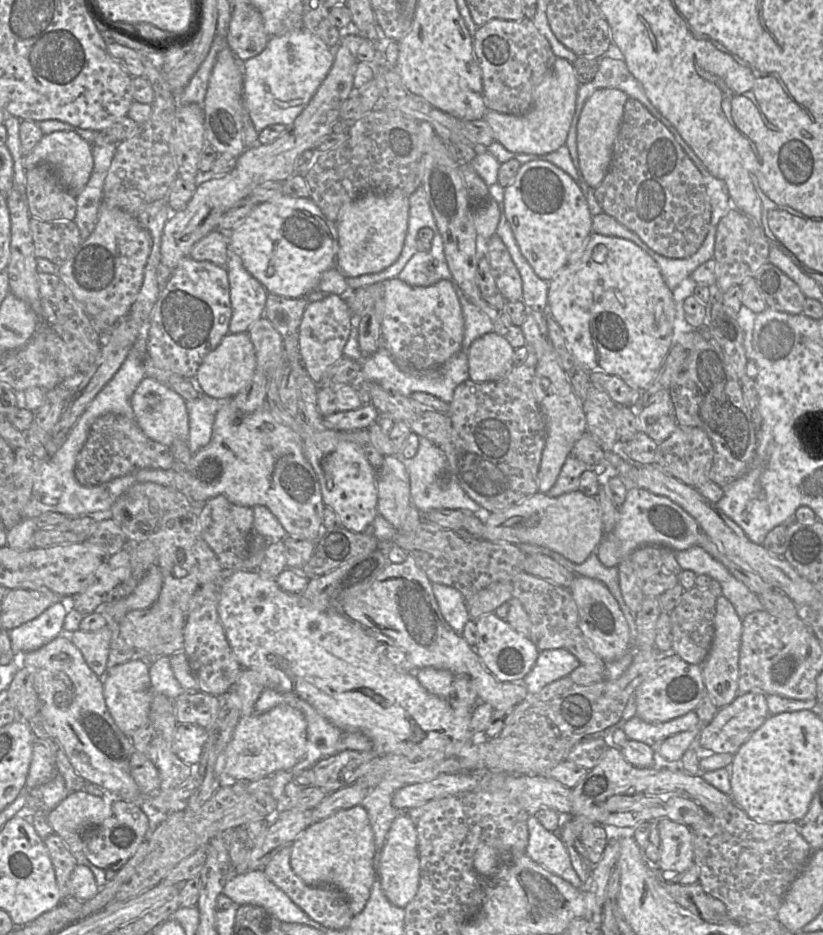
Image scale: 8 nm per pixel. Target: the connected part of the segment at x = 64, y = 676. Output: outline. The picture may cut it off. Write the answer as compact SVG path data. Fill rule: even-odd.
M57 636L37 650L24 653L24 666L36 669L34 687L39 698L39 712L46 732L63 747L76 773L87 783L100 786L113 799L123 799L135 803L148 803L159 814L168 815L173 811L185 809L187 800L197 786L197 767L194 773L180 787L174 790L158 790L154 794L141 795L137 784L130 774L130 759L135 752L131 738L116 725L106 706L103 694L103 678L98 677L87 665L81 651L66 637Z

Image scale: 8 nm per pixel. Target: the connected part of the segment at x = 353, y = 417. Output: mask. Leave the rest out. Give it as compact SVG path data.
M372 404L362 405L352 411L336 412L323 417L325 426L330 430L349 432L367 430L378 422L380 414Z

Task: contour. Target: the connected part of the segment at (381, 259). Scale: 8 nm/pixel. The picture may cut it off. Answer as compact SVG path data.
M400 190L368 193L344 205L335 222L338 234L336 265L346 278L379 273L399 257L408 228L409 200Z

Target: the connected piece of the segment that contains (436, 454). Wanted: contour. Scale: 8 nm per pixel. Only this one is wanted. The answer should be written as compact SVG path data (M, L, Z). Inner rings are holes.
M419 437L416 455L409 460L402 460L407 468L410 479L411 504L422 514L436 509L469 510L485 522L490 513L473 501L460 486L455 474L451 473L446 456L442 449L424 437ZM447 474L447 482L442 475Z

